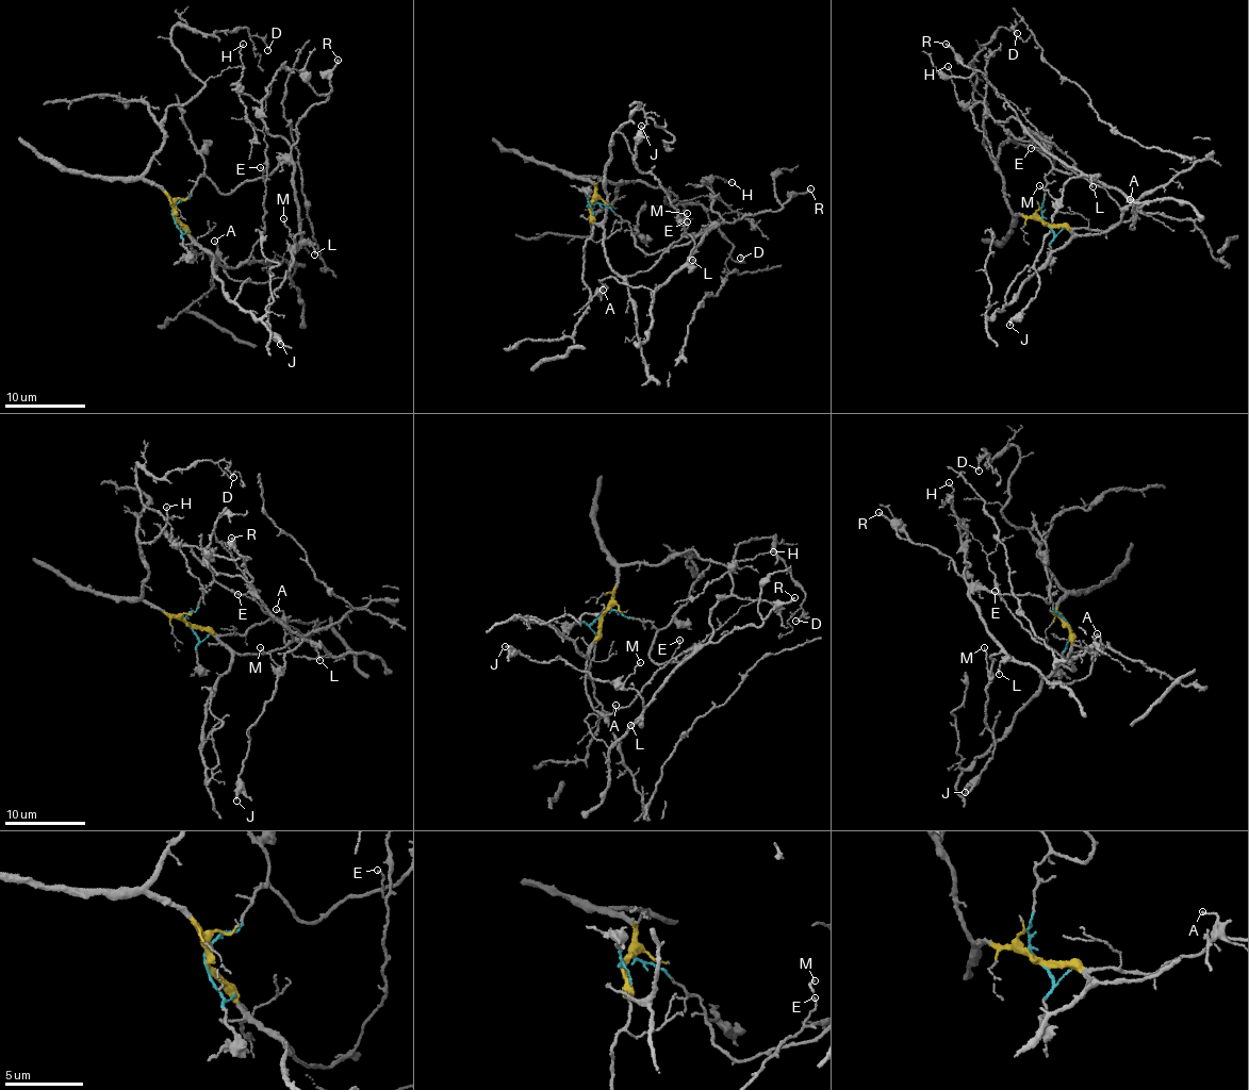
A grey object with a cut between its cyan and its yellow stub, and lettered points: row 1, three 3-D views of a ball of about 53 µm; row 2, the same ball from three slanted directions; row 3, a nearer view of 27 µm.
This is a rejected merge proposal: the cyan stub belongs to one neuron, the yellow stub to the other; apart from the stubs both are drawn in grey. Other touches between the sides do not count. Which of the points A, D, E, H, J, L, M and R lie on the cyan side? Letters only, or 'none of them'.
A, H, J, L, M, R

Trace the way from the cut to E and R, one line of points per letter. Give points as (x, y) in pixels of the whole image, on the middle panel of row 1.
E: (588, 203), (589, 220), (605, 230), (605, 258), (621, 276), (628, 277), (653, 266), (680, 238), (686, 221)
R: (588, 203), (604, 203), (651, 254), (691, 243), (748, 215), (777, 210), (810, 188)

